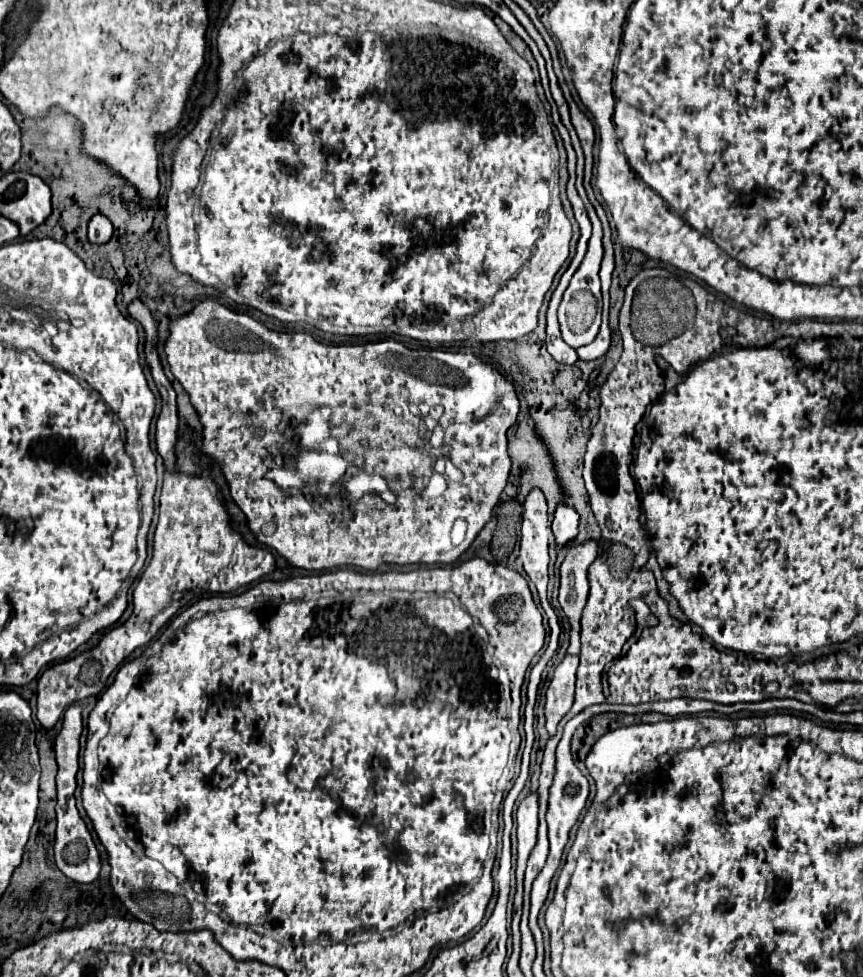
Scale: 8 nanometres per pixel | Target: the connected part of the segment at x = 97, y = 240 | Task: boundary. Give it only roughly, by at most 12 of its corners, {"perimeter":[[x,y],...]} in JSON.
{"perimeter":[[94,215],[88,223],[92,245],[108,243],[114,227],[106,217]]}

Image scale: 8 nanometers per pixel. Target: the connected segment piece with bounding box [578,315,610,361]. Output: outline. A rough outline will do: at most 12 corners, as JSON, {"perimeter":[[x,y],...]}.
{"perimeter":[[606,315],[598,339],[580,347],[582,361],[596,361],[606,355],[610,347],[610,329]]}

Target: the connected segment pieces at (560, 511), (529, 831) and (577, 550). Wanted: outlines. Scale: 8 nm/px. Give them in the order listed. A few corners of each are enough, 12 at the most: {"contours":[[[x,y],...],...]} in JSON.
{"contours":[[[568,505],[554,513],[558,549],[578,537],[578,513]],[[528,795],[516,809],[516,917],[522,903],[522,879],[536,845],[538,795]],[[594,541],[572,545],[562,563],[560,607],[570,621],[570,655],[580,653]]]}

